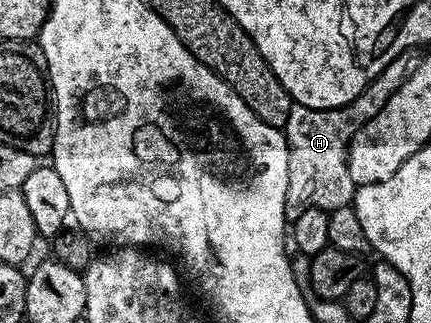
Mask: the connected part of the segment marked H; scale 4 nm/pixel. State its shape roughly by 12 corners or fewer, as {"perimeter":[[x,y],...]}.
{"perimeter":[[393,60],[350,105],[294,104],[289,211],[338,209],[355,192],[354,135],[405,82]]}

